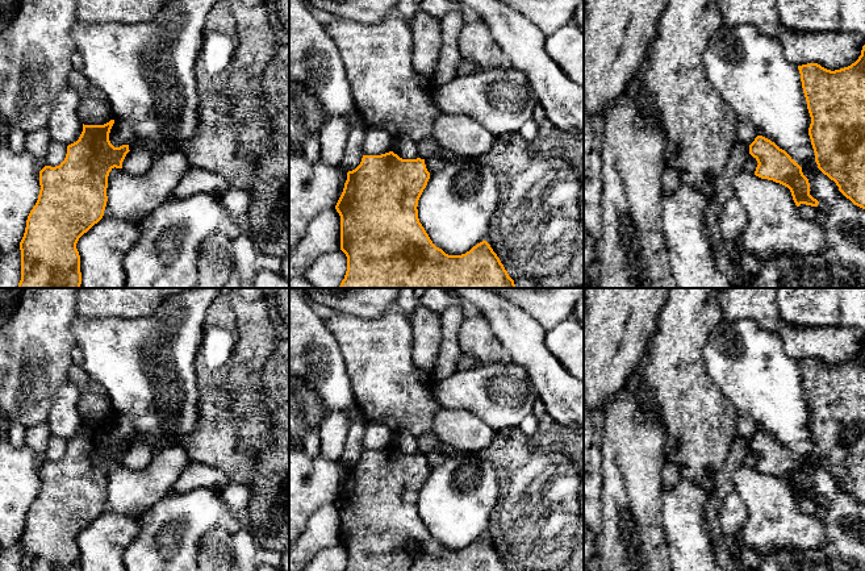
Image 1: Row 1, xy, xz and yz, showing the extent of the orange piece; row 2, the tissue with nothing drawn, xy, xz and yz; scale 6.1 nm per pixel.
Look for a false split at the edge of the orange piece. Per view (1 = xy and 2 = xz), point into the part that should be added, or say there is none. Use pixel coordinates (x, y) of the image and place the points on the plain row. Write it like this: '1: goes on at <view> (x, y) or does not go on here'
1: does not go on here
2: does not go on here

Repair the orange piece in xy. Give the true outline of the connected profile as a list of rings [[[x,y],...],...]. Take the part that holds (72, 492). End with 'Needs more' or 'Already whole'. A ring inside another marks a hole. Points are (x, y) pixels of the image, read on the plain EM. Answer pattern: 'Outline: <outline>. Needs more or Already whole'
Outline: [[[114,414],[104,420],[84,420],[79,434],[67,441],[64,455],[55,462],[45,460],[39,466],[39,489],[30,505],[24,532],[20,537],[21,571],[82,571],[80,550],[76,543],[79,533],[97,518],[106,501],[108,471],[116,463],[122,463],[122,457],[130,446],[129,439],[114,442],[109,435],[109,428]]]. Already whole

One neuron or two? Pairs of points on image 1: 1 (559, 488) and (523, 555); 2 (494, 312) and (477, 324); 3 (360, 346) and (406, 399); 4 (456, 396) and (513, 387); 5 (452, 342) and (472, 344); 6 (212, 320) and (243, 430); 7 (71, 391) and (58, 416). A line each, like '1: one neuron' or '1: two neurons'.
1: one neuron
2: two neurons
3: one neuron
4: one neuron
5: two neurons
6: one neuron
7: one neuron

